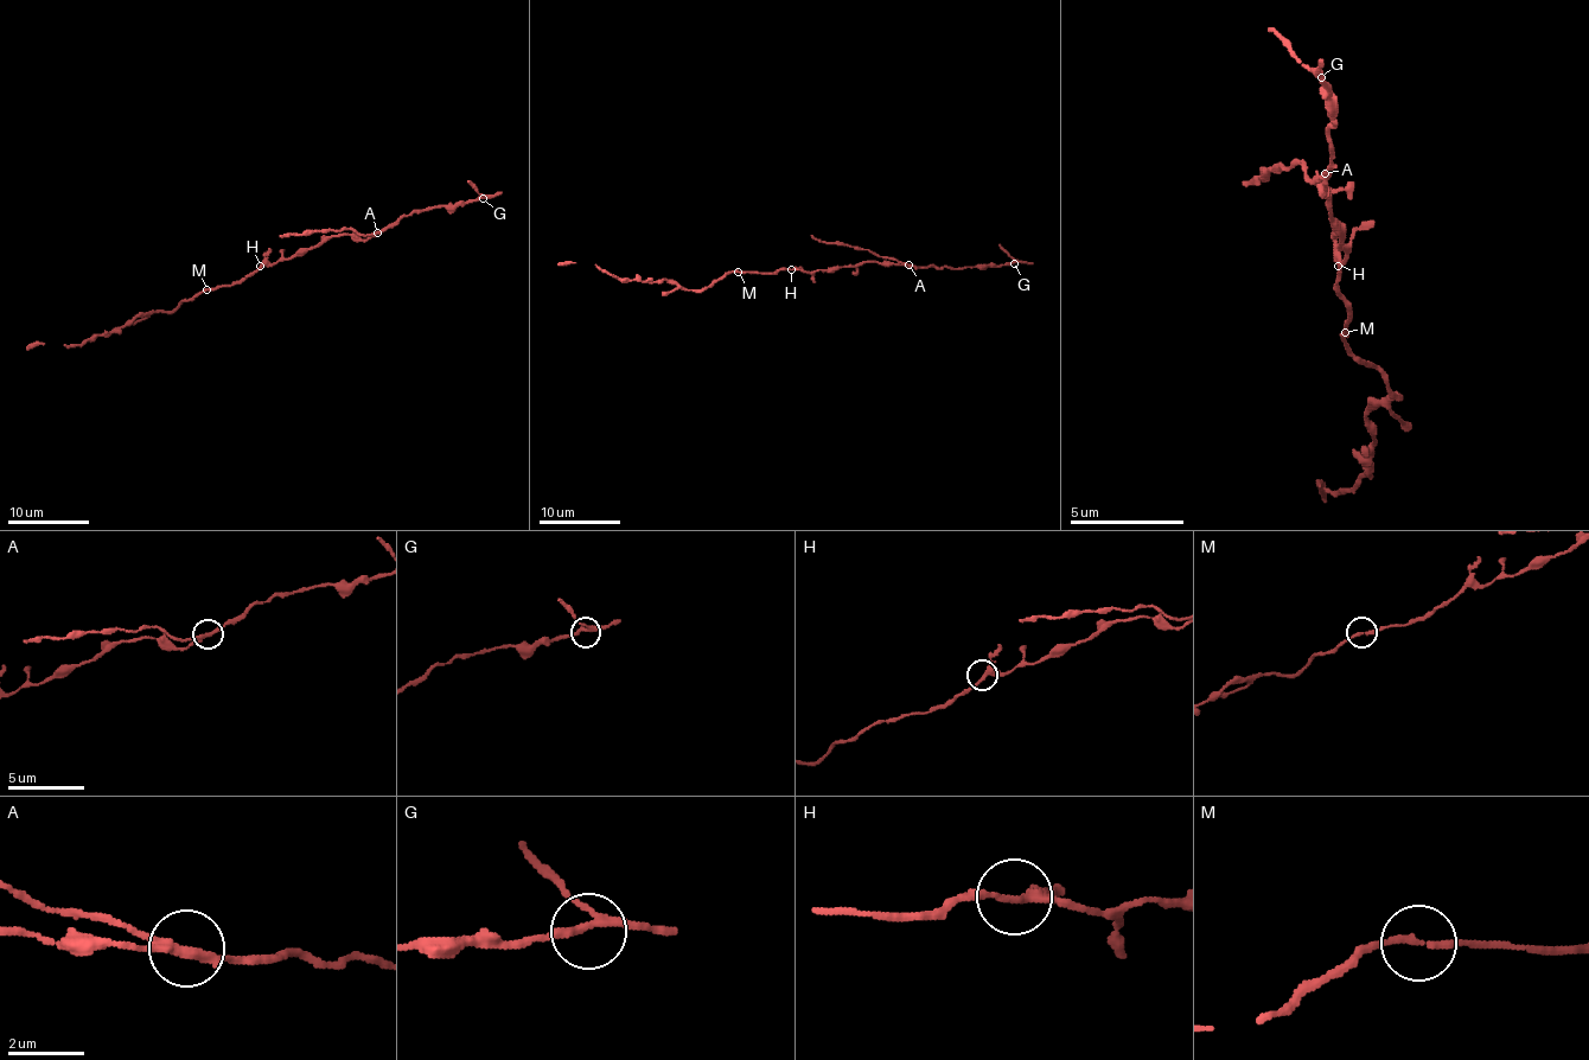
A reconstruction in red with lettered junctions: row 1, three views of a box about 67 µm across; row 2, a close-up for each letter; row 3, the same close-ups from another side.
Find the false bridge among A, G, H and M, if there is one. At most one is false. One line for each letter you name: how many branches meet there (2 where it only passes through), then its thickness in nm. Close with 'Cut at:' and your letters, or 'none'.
A: branches 3; calibre 200 nm
Cut at: A

